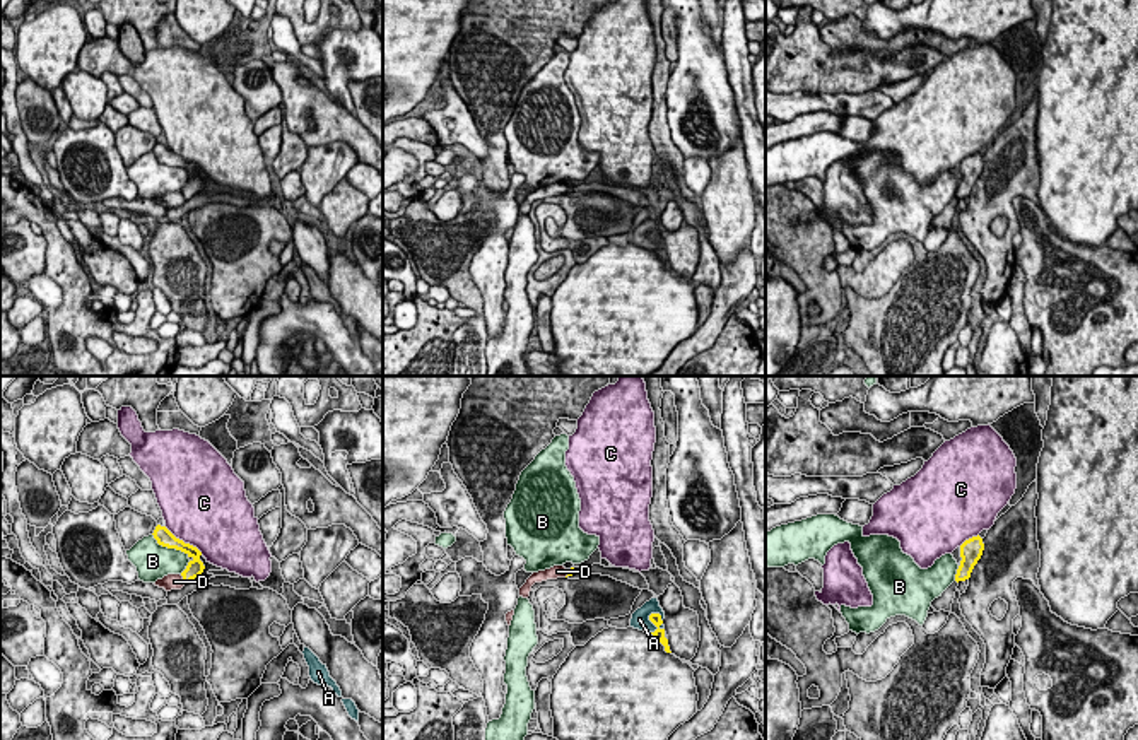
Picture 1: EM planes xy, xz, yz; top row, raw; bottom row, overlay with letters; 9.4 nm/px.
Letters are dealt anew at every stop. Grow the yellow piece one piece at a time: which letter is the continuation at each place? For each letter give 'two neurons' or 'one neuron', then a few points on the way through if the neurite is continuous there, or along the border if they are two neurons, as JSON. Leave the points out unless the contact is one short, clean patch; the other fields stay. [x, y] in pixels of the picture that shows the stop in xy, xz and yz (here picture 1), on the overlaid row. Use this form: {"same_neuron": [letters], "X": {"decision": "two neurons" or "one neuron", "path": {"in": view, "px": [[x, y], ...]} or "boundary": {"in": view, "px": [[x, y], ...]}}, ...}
{"same_neuron": [], "A": {"decision": "two neurons"}, "B": {"decision": "two neurons"}, "C": {"decision": "two neurons"}, "D": {"decision": "two neurons", "boundary": {"in": "xy", "px": [[180, 575], [185, 583]]}}}

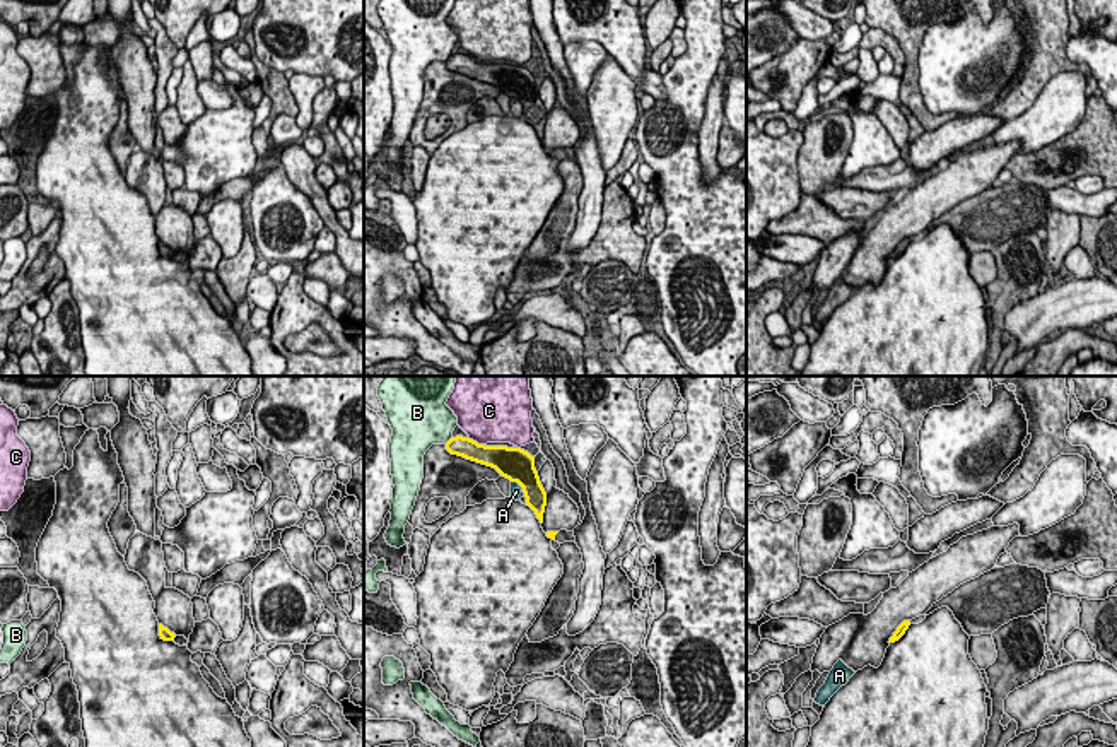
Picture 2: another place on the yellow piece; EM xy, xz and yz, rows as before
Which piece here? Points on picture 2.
{"same_neuron": [], "A": {"decision": "two neurons"}, "B": {"decision": "two neurons"}, "C": {"decision": "two neurons"}}

